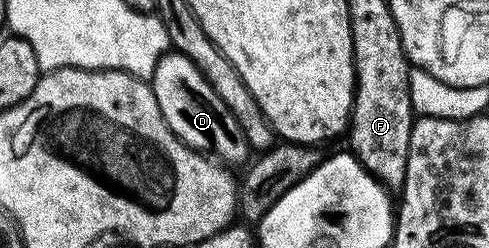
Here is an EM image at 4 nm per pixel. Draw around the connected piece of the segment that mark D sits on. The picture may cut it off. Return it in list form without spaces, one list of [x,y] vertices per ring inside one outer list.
[[[175,49],[164,54],[154,69],[150,86],[158,101],[158,109],[162,109],[166,125],[186,146],[201,153],[211,153],[224,165],[240,163],[250,155],[247,138],[235,120],[234,113],[187,56]]]

